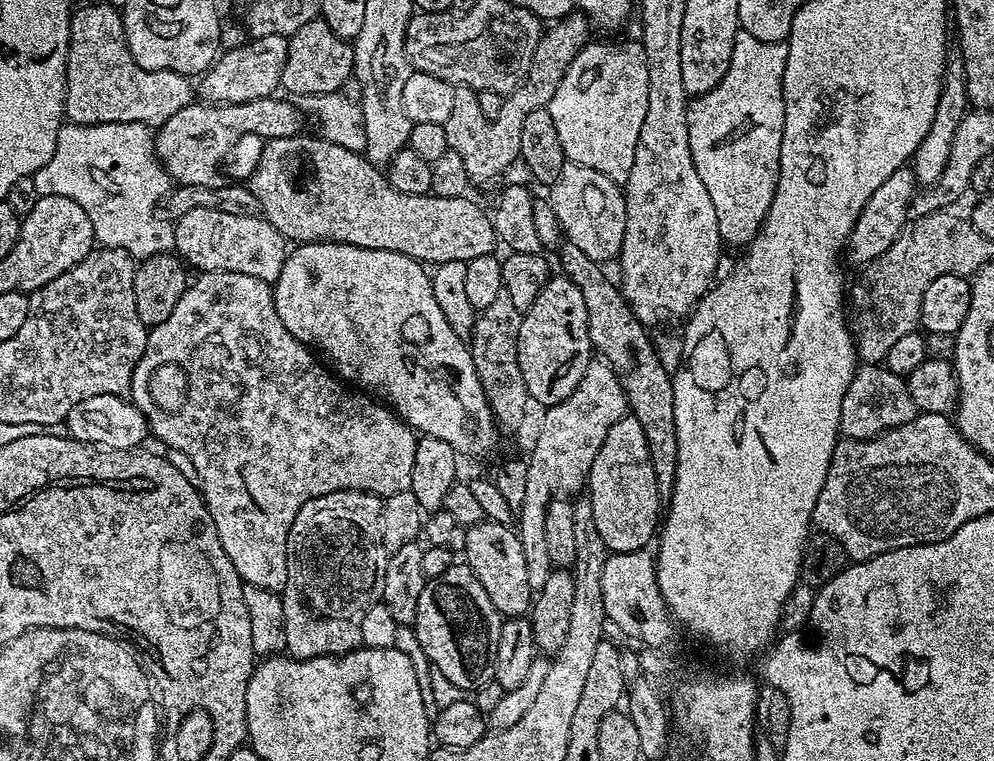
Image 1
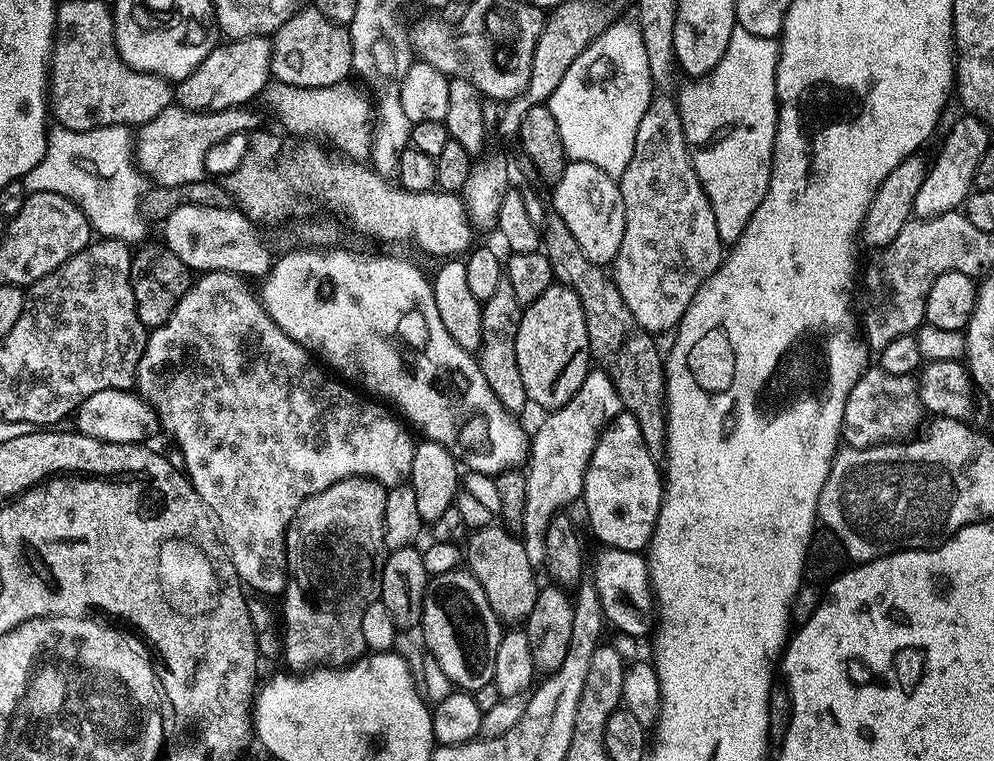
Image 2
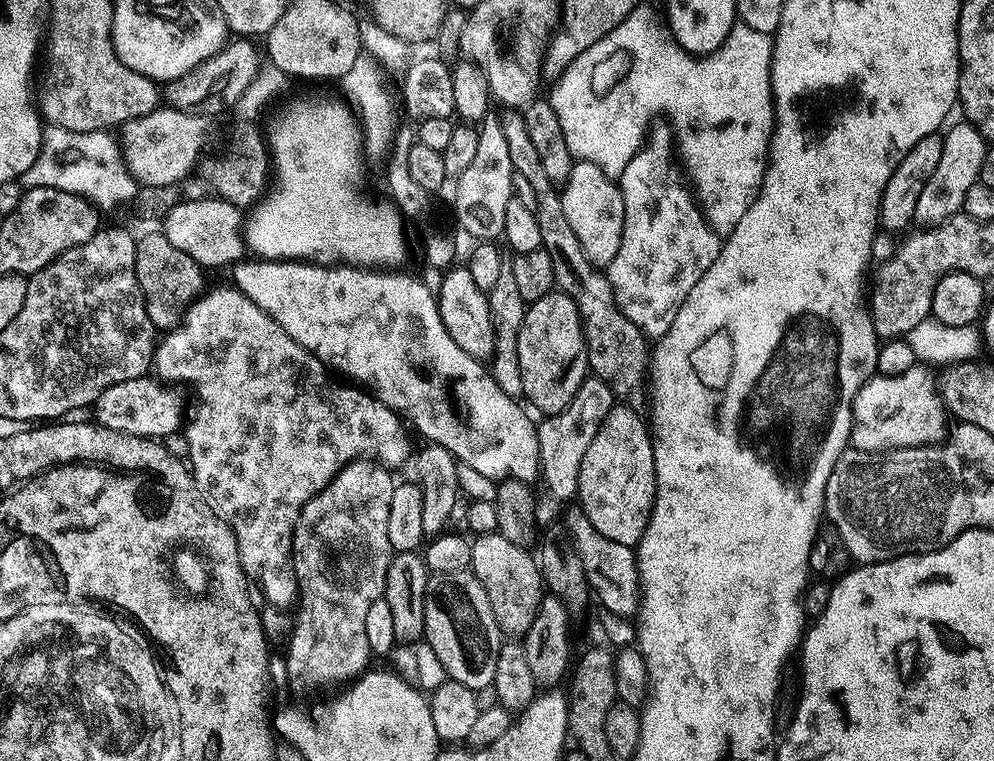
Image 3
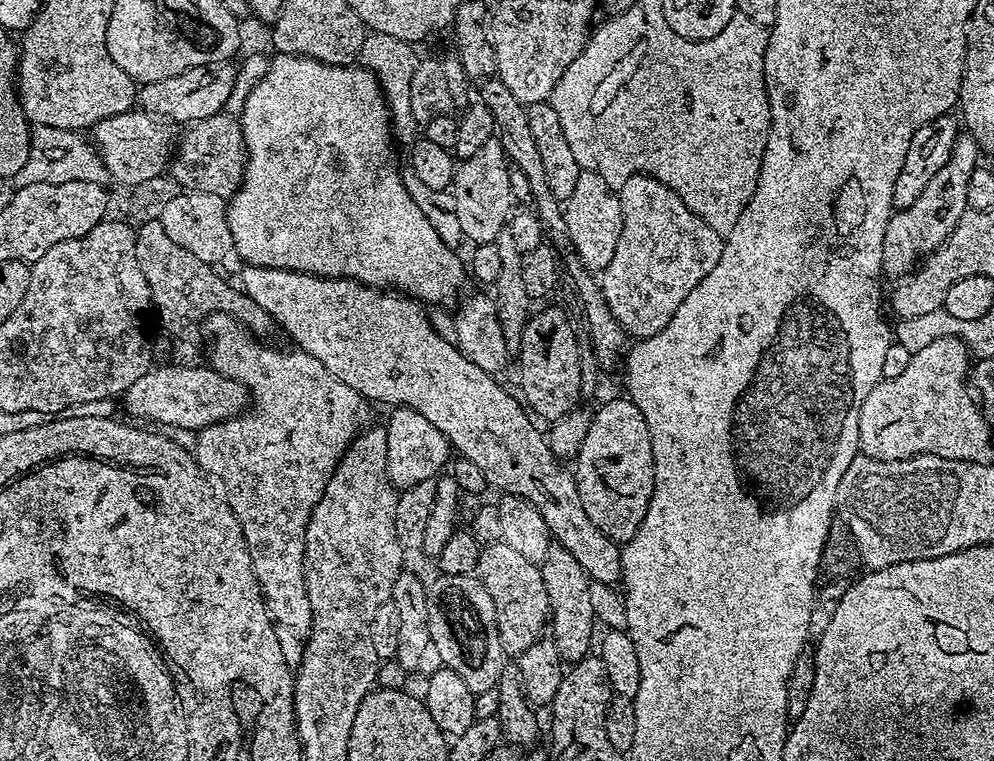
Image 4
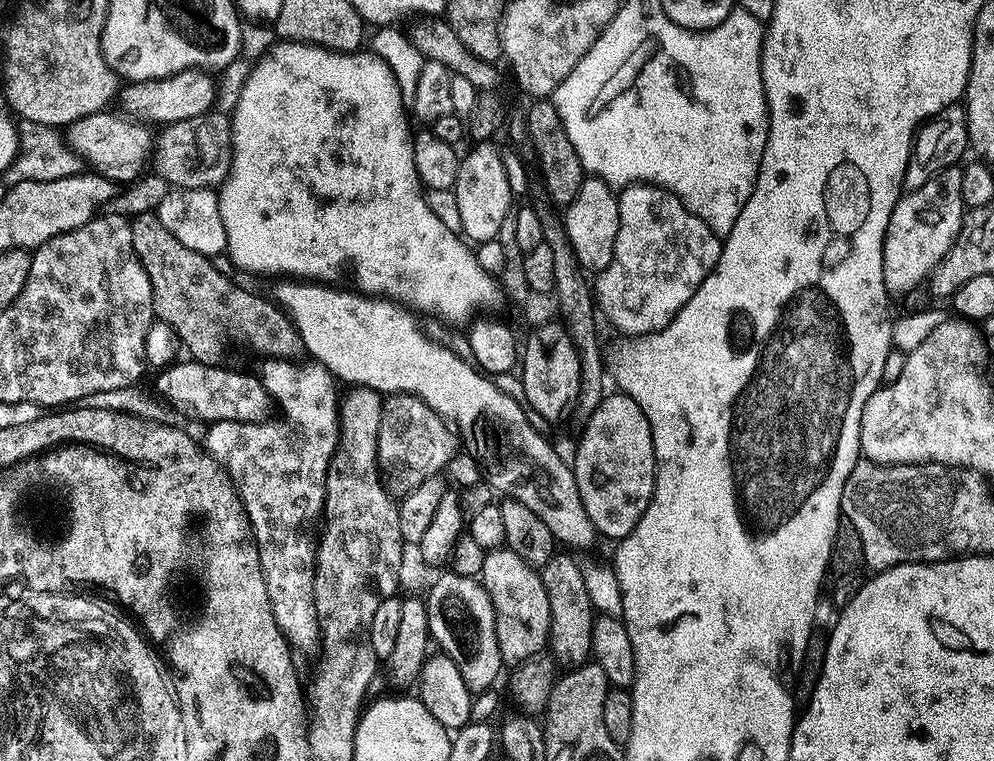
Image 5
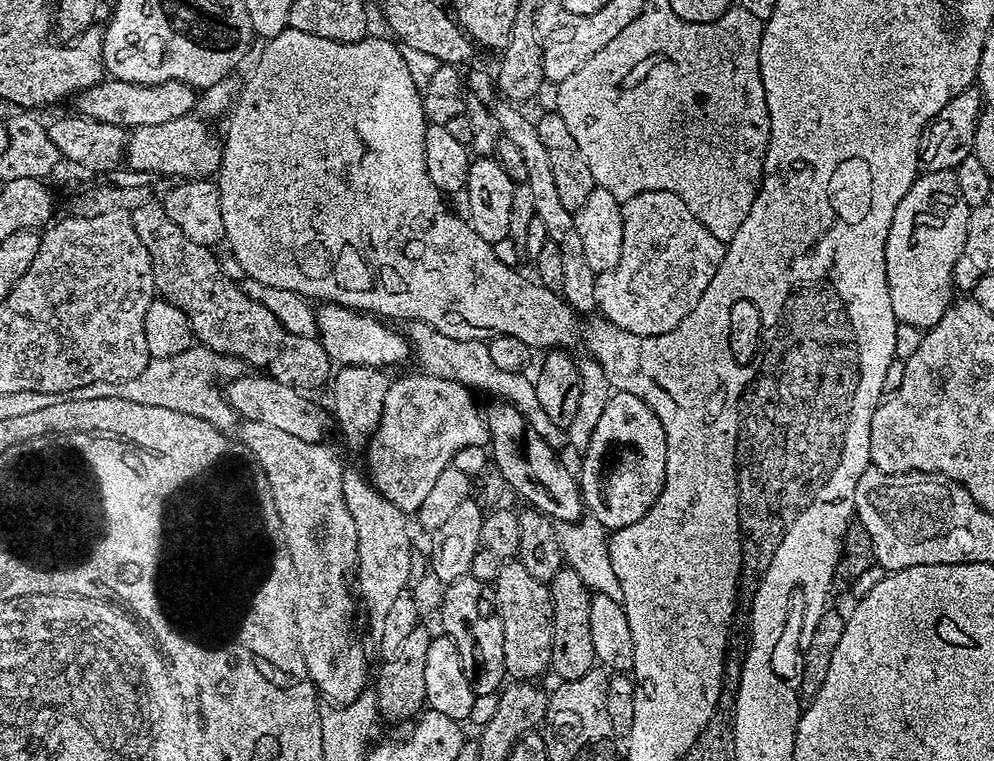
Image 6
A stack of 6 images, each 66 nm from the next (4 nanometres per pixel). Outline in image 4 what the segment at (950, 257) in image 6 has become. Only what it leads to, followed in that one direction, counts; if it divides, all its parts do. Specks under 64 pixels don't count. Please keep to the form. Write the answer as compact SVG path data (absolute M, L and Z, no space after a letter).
M967 134L961 135L954 146L950 162L946 162L946 166L942 166L942 170L938 170L938 174L934 174L934 178L930 178L930 182L926 182L926 190L922 190L922 194L918 194L918 198L914 198L914 202L909 208L893 211L882 238L882 272L885 277L907 277L934 249L942 246L944 239L954 231L960 220L964 199L964 182L966 179L964 156L977 155L977 152L978 149L972 141L972 137Z

